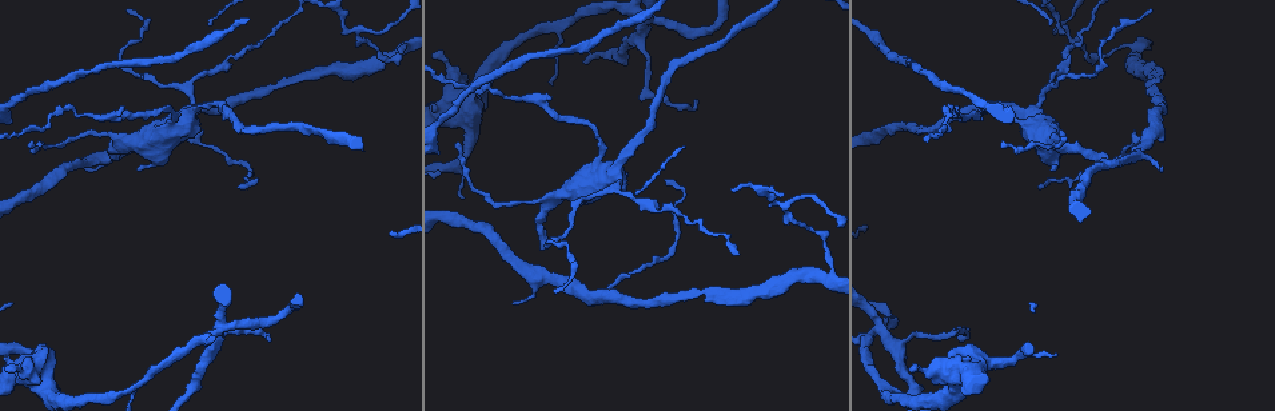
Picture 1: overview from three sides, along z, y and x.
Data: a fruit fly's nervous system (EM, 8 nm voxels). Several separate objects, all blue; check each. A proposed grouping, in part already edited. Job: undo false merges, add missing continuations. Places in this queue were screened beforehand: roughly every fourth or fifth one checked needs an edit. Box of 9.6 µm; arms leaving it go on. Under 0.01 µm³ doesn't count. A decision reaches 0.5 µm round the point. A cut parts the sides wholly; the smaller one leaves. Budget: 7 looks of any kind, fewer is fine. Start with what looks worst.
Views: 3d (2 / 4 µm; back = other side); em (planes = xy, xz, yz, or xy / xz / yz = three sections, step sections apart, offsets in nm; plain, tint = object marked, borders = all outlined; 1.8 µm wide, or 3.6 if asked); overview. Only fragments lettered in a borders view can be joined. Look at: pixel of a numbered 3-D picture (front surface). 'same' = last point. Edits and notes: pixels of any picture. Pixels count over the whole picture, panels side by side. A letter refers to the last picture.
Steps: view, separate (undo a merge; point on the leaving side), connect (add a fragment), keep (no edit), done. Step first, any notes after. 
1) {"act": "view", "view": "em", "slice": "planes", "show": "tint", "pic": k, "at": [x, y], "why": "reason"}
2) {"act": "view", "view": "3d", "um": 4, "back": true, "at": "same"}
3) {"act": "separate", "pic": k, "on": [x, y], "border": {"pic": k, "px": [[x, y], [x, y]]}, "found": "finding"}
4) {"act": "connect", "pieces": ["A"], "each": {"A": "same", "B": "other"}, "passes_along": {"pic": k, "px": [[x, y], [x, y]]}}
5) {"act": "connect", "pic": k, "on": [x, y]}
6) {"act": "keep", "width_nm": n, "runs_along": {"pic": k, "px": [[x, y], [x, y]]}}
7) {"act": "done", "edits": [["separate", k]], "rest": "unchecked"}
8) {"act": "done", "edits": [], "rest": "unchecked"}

{"act": "view", "view": "3d", "um": 2, "pic": 1, "at": [876, 330], "why": "four-way junction"}

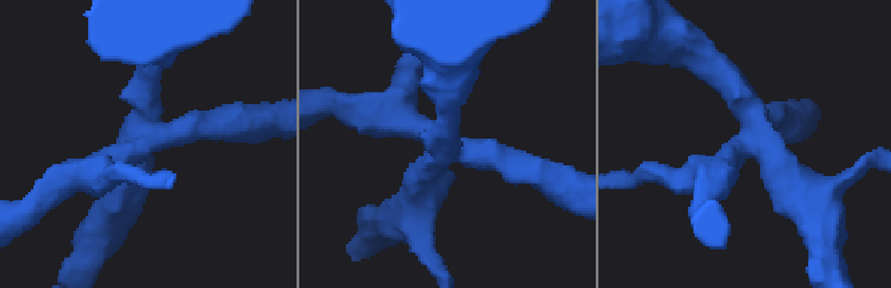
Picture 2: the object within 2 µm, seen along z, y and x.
{"act": "view", "view": "em", "slice": "planes", "show": "tint", "pic": 2, "at": [741, 154]}

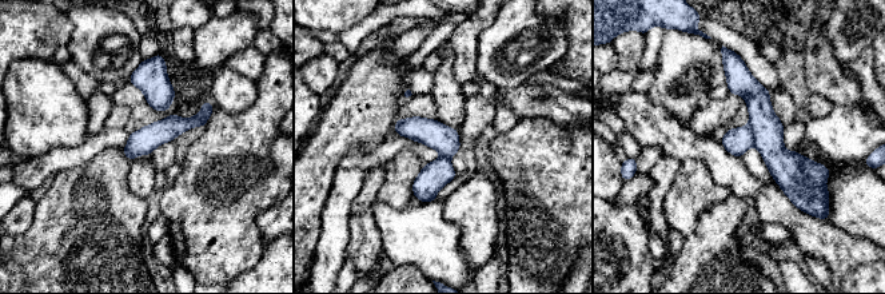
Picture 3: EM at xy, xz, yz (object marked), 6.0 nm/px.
{"act": "view", "view": "em", "slice": "planes", "show": "borders", "at": "same"}

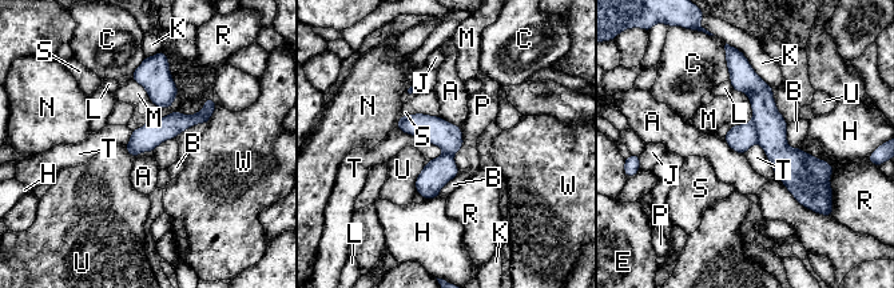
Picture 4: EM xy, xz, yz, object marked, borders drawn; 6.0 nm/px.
{"act": "separate", "pic": 4, "on": [771, 127], "longest_contact_nm": ["T", 340], "each": {"A": "other", "B": "other", "C": "other", "E": "other", "H": "other", "J": "other", "K": "other", "L": "other", "M": "other", "N": "other", "P": "other", "R": "other", "S": "other", "T": "other", "U": "other", "W": "other"}, "border": {"pic": 4, "px": [[753, 122], [758, 142]]}, "found": "a second cell is stuck on"}

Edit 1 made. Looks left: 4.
{"act": "view", "view": "overview", "why": "see it whole again"}

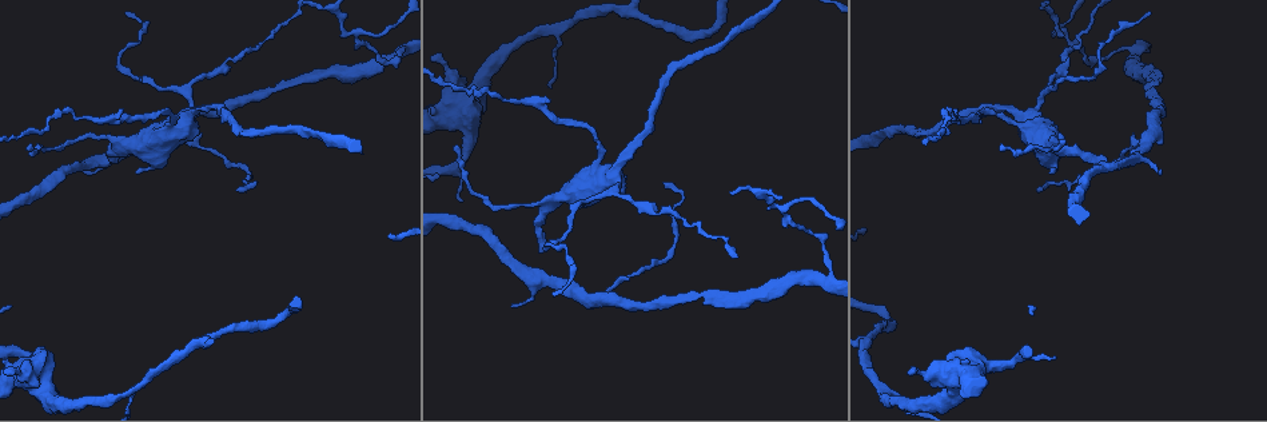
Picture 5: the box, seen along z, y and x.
{"act": "view", "view": "em", "slice": "planes", "show": "borders", "pic": 5, "at": [785, 211]}

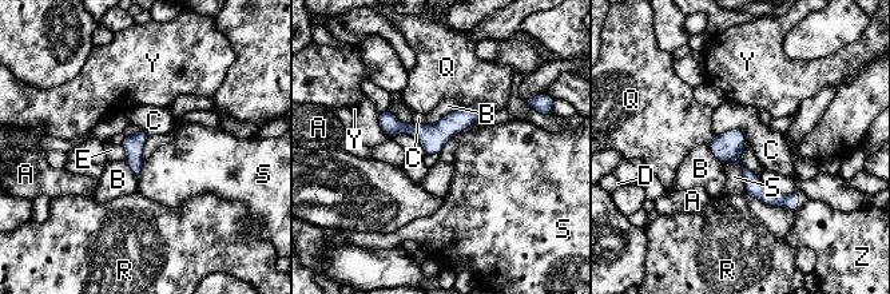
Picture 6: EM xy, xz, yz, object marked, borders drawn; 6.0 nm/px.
{"act": "keep", "each": {"A": "other", "B": "other", "C": "other", "D": "other", "E": "other", "Q": "other", "R": "other", "S": "other", "Y": "other", "Z": "other"}, "runs_along": {"pic": 6, "px": [[487, 108], [442, 131], [381, 116]]}, "found": "one cell here"}

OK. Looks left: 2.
{"act": "view", "view": "em", "slice": "xz", "step": 8, "show": "borders", "pic": 5, "at": [63, 109], "why": "abrupt turn"}

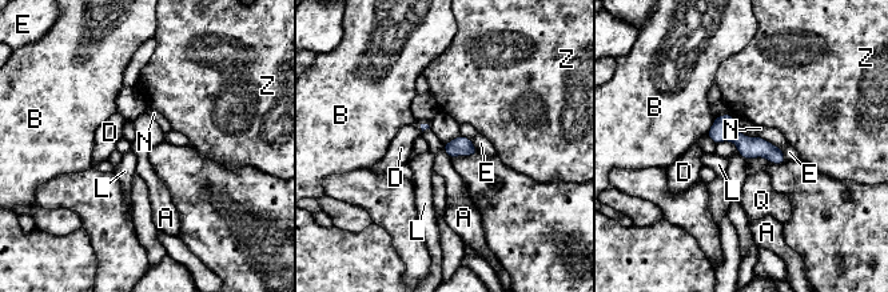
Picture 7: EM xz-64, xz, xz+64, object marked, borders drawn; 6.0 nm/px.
{"act": "keep", "width_nm": 120, "longest_contact_nm": ["N", 150], "each": {"A": "other", "B": "other", "D": "other", "E": "other", "L": "other", "N": "other", "Q": "other", "Z": "other"}, "found": "continuous, no second cell"}

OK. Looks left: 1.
{"act": "done", "edits": [["separate", 4]], "rest": "unchecked"}

